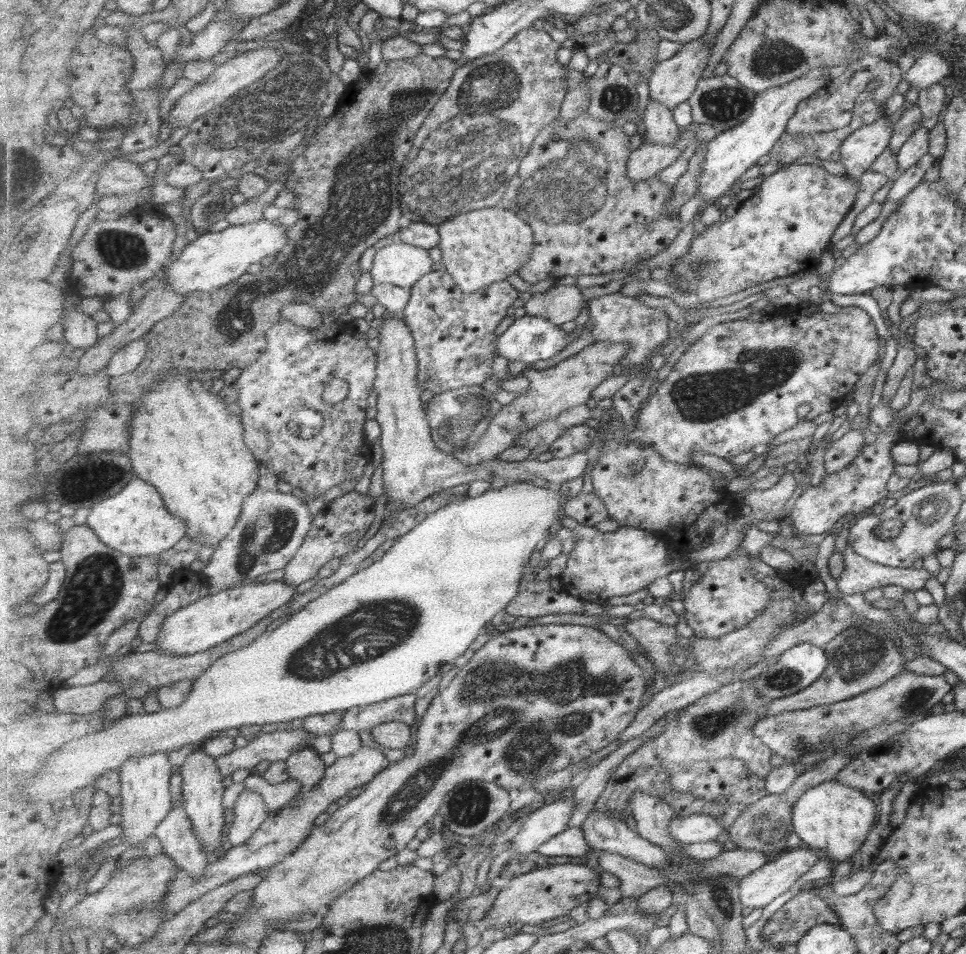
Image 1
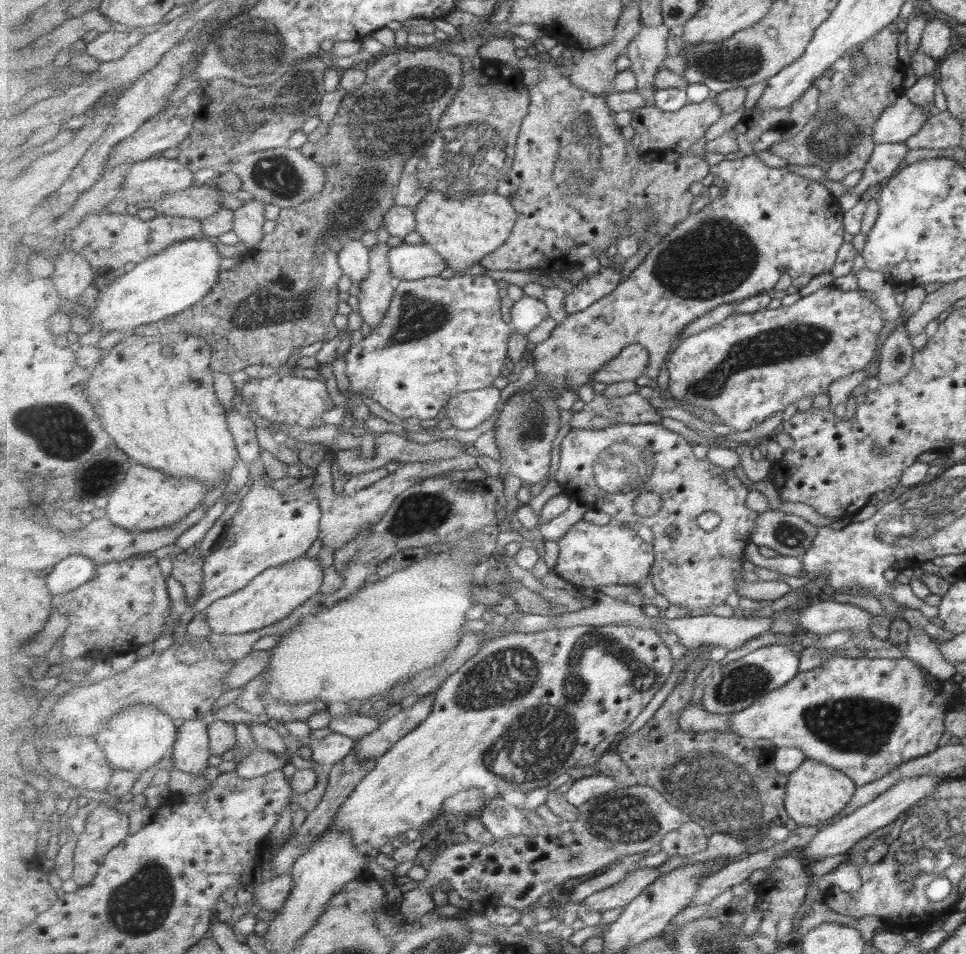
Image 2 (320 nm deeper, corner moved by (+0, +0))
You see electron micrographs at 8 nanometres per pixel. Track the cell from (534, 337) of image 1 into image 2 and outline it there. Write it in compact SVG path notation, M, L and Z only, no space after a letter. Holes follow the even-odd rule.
M526 295L514 302L510 313L514 330L523 334L533 332L545 318L550 317L549 308L543 300Z

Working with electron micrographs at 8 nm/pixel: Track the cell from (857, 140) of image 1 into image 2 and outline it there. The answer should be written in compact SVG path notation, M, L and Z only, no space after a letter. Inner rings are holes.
M900 94L891 106L884 108L877 122L873 123L873 142L875 145L904 142L924 125L928 117L904 94Z

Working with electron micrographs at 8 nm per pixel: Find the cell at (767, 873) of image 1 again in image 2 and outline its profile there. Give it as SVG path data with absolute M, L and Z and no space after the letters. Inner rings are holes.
M923 775L900 778L898 780L899 782L895 782L895 784L889 786L887 790L881 792L874 800L871 800L869 803L855 809L855 811L847 815L843 815L835 822L829 823L825 828L815 832L811 840L808 840L808 843L804 846L804 849L797 854L797 857L805 865L809 864L809 862L814 863L816 860L835 856L836 854L847 853L849 848L859 839L894 821L898 814L903 814L903 812L908 811L908 808L913 807L913 804L916 804L925 796L933 793L937 789L937 785L947 779L947 775Z

